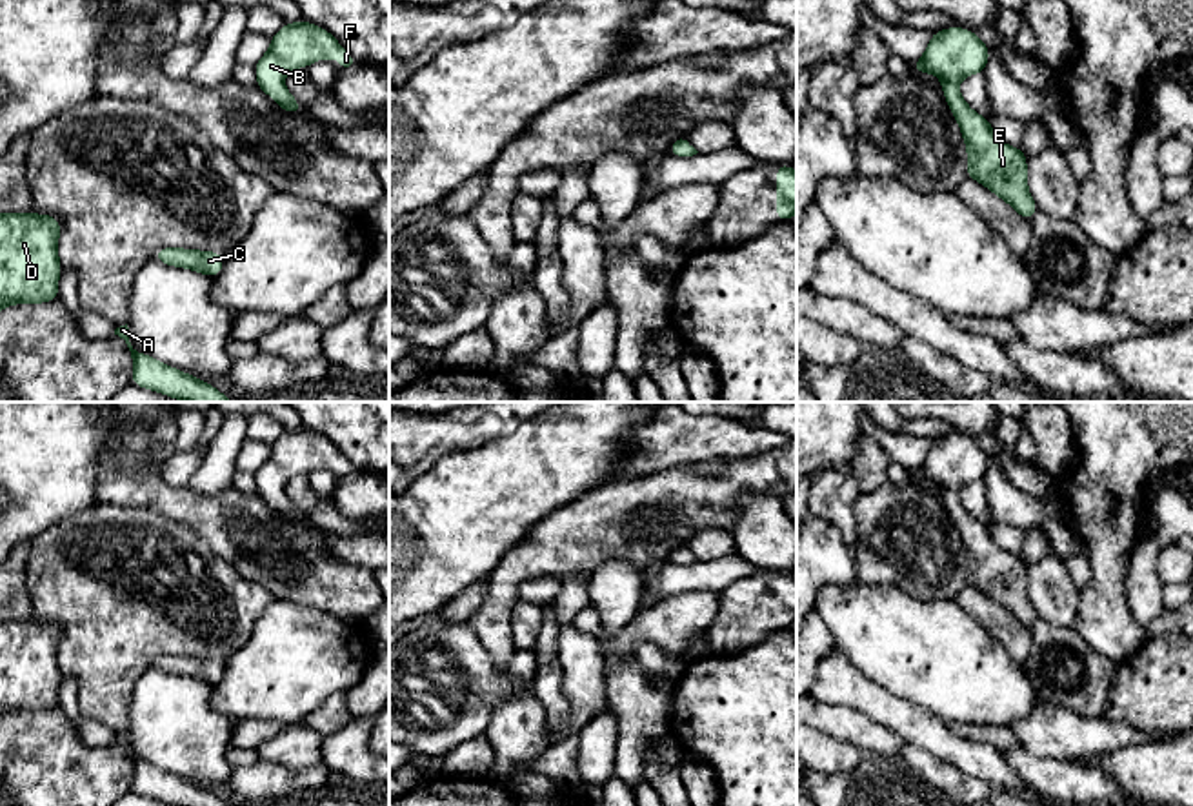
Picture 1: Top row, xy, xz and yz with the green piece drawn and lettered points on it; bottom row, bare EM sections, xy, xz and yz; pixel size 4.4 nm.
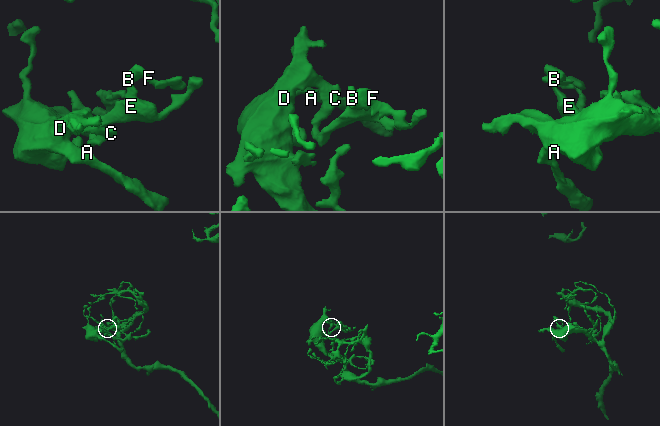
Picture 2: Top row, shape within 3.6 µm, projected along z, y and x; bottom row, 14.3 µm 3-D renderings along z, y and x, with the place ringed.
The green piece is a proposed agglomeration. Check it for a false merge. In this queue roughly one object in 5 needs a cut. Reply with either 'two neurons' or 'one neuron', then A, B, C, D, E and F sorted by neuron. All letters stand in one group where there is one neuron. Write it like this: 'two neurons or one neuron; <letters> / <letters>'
one neuron; A B C D E F

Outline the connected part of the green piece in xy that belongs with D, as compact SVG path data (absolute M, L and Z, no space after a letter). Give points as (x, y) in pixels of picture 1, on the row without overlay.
M0 620L0 719L13 711L42 711L58 708L60 628L38 620Z

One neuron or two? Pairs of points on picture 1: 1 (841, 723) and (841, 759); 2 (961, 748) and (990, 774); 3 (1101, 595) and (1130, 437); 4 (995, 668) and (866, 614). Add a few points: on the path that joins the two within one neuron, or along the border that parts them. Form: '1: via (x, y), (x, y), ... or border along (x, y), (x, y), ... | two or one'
1: border along (815, 726), (853, 743), (864, 752) | two
2: via (968, 755), (982, 766) | one
3: via (1108, 555), (1108, 532), (1124, 503), (1124, 477) | one
4: via (962, 659), (941, 659), (899, 641) | one

